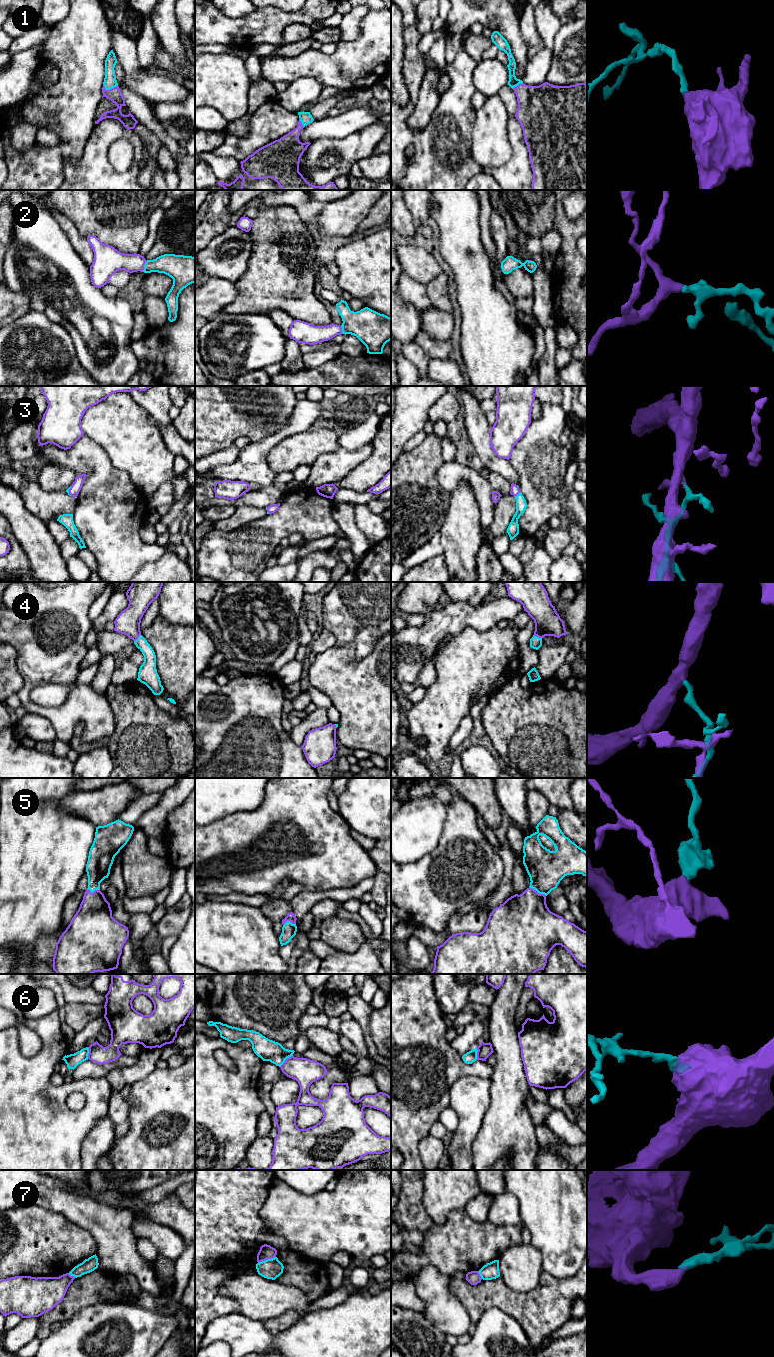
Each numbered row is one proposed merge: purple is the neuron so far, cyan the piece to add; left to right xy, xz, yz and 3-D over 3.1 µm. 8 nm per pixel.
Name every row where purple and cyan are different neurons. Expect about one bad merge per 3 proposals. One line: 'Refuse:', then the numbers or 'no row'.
Refuse: 6, 7

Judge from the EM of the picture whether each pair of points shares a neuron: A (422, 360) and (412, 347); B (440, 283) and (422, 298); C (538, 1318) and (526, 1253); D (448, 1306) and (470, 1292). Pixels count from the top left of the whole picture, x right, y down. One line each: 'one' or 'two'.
A: one
B: two
C: two
D: two

